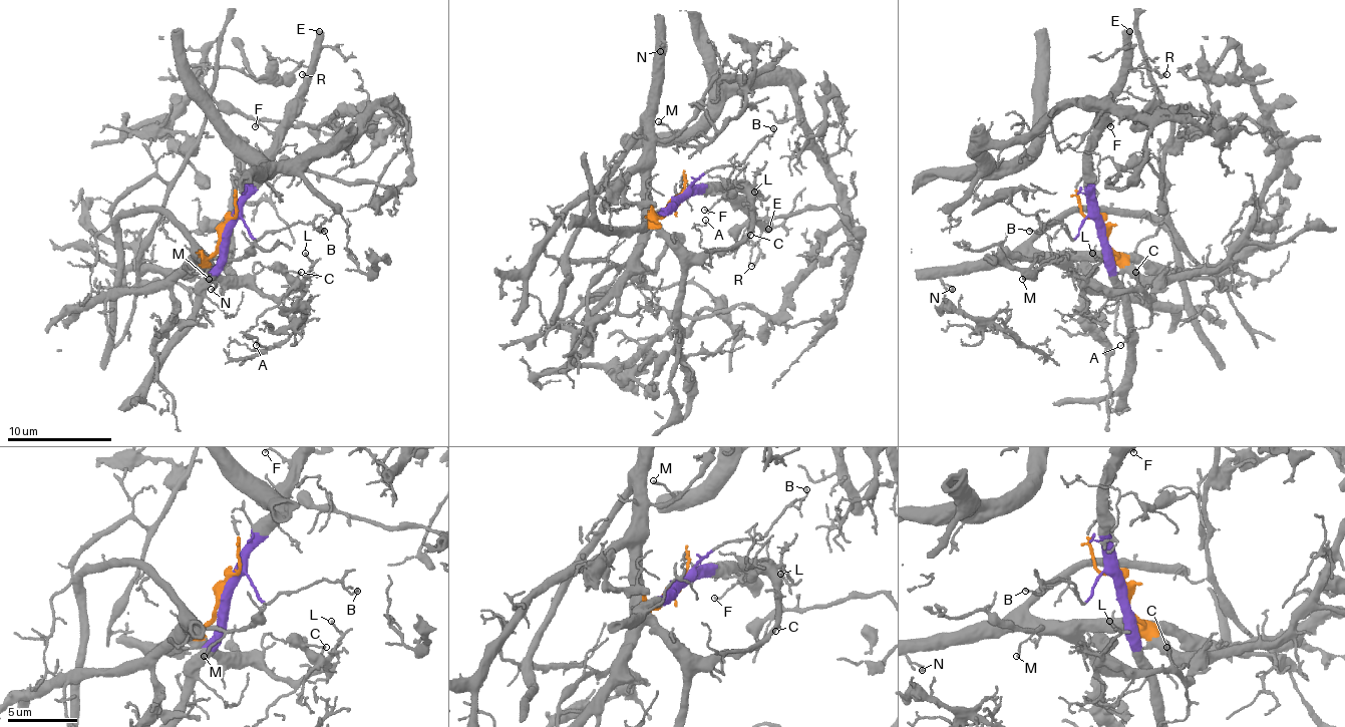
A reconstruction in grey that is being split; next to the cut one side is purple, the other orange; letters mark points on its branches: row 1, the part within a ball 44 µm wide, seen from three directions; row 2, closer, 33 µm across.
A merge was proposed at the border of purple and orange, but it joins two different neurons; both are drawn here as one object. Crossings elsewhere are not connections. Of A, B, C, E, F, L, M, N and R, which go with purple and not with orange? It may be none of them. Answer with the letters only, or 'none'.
B, E, F, R

